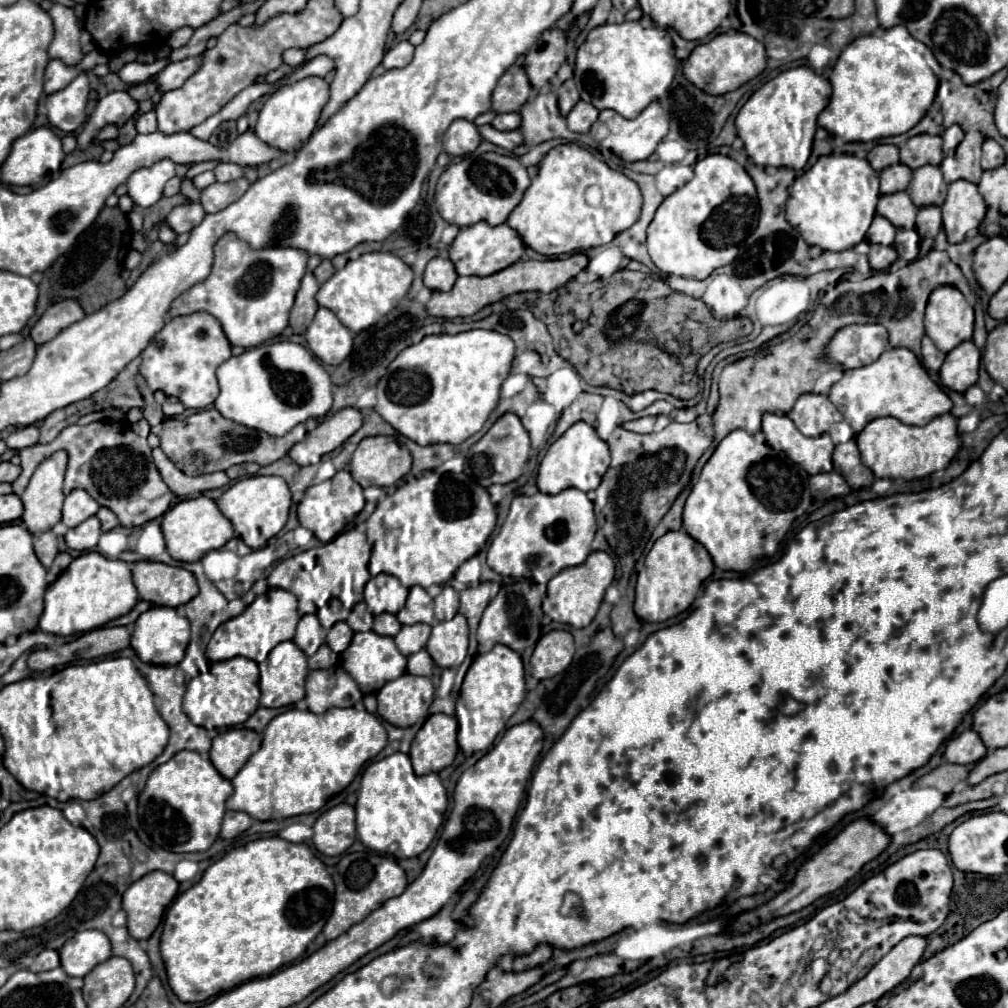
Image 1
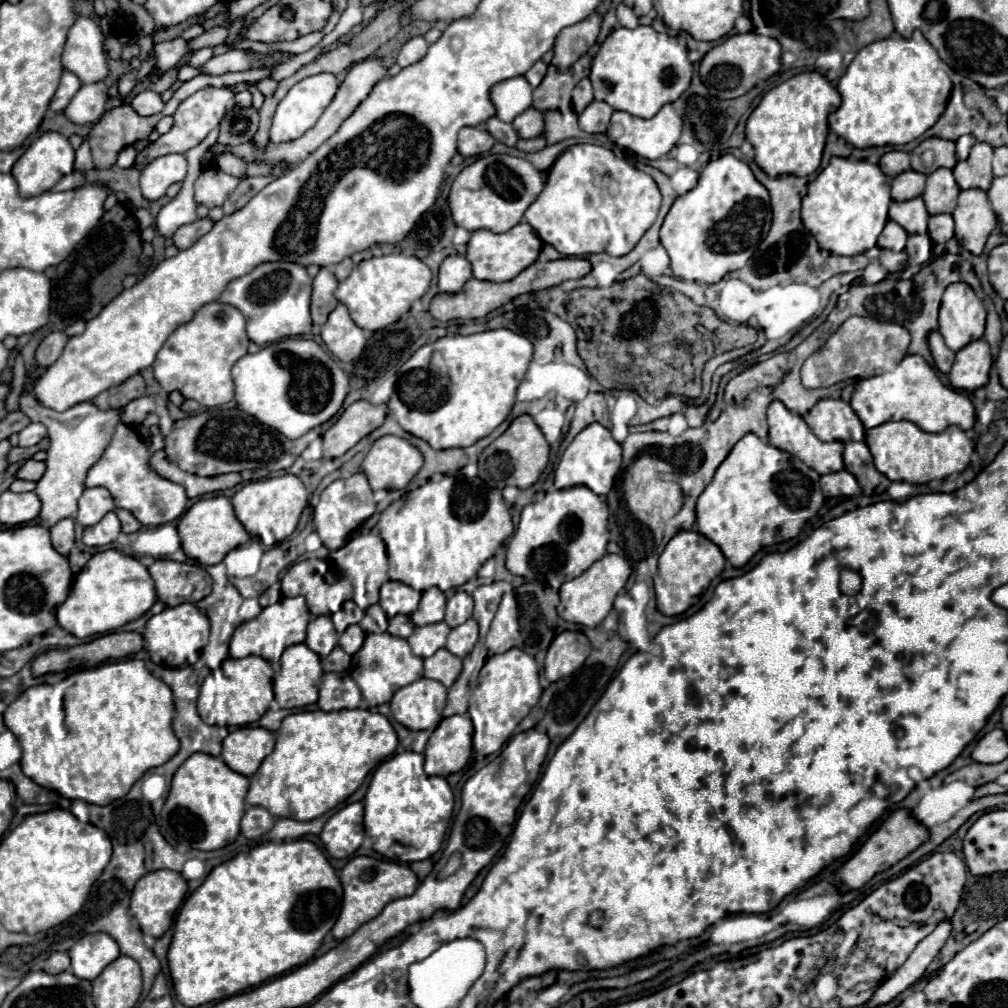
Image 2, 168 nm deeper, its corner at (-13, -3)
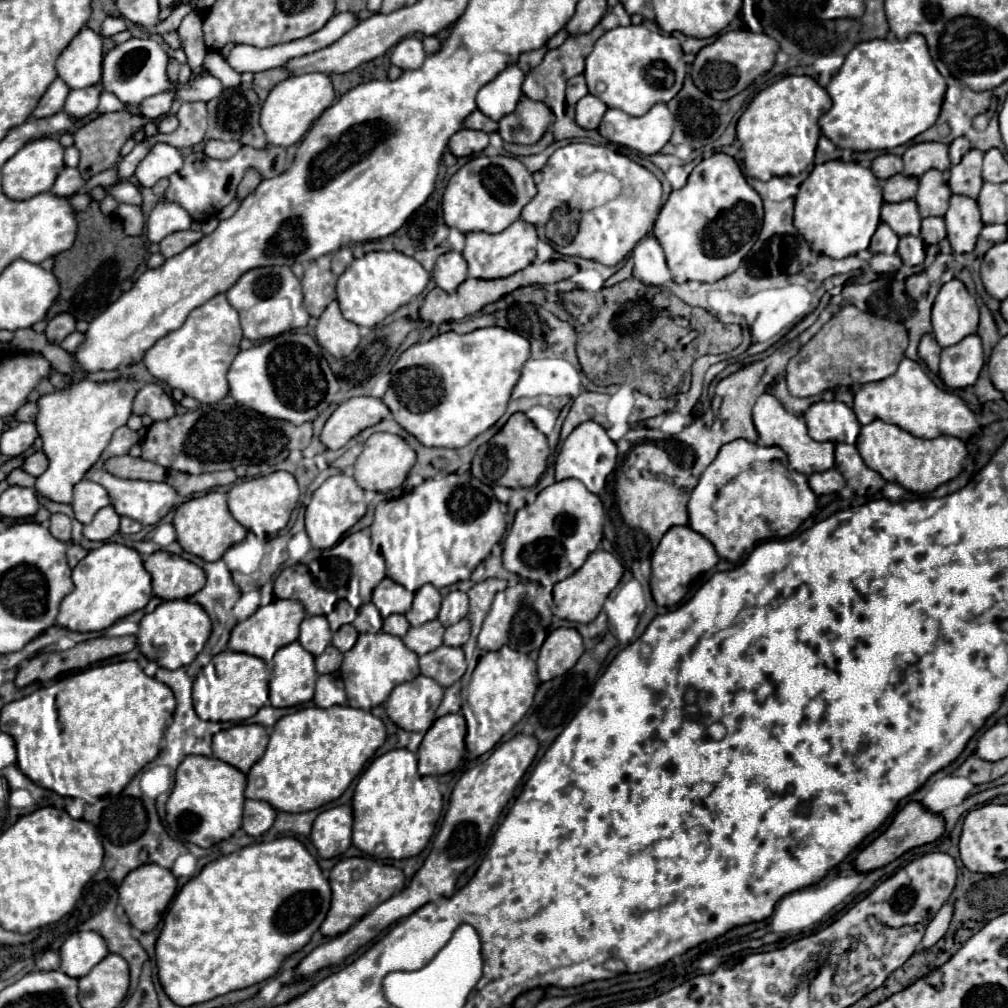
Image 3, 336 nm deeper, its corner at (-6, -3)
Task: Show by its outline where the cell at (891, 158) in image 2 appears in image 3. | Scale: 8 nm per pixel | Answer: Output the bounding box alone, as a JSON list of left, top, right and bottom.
[871,154,903,180]

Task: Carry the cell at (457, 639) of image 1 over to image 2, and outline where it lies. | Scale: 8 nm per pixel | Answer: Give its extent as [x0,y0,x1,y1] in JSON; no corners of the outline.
[446,618,478,658]

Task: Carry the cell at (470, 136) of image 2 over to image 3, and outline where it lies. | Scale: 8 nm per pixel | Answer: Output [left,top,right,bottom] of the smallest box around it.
[449,128,489,156]

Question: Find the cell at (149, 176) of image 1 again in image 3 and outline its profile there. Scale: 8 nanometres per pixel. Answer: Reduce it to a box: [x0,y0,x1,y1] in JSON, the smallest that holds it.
[137,142,183,188]

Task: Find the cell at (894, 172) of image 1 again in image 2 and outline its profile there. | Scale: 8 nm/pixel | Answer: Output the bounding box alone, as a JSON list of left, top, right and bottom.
[892,170,926,202]

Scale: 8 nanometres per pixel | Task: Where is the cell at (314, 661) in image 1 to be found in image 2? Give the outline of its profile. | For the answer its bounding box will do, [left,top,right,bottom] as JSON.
[322,646,352,672]

